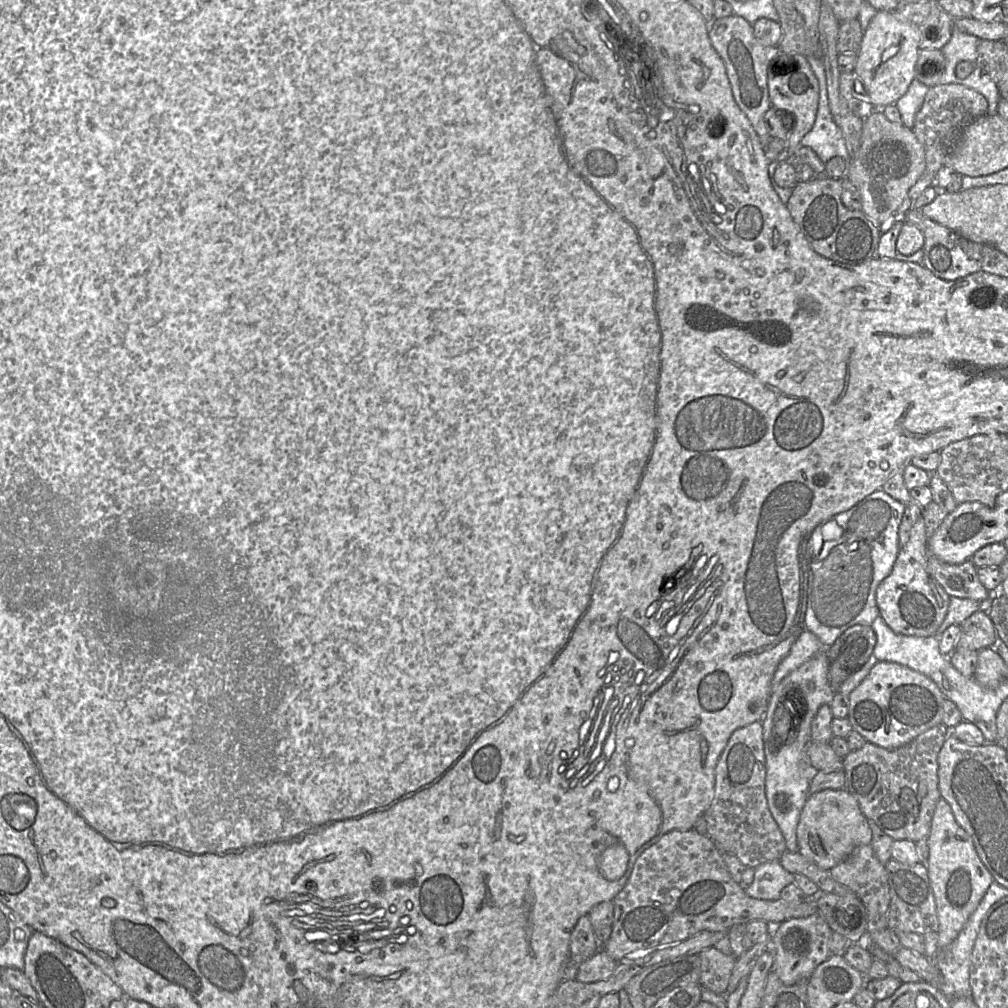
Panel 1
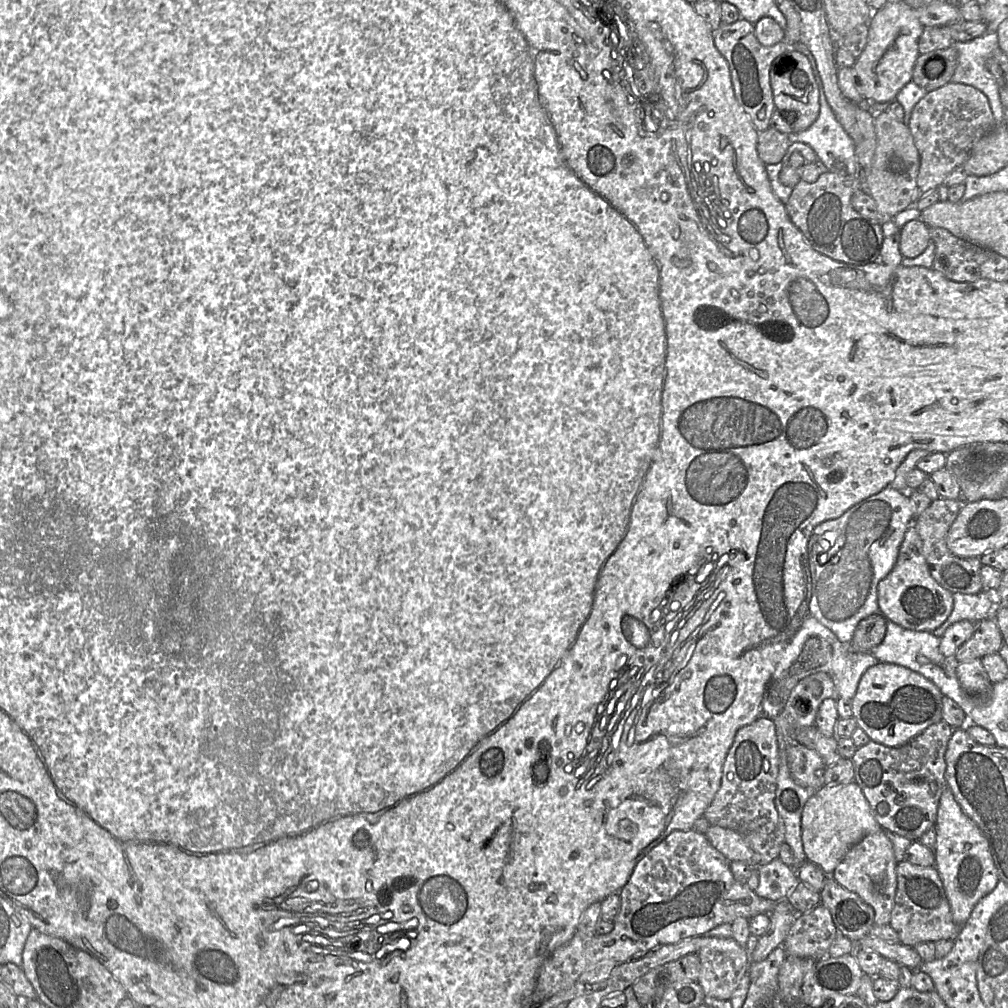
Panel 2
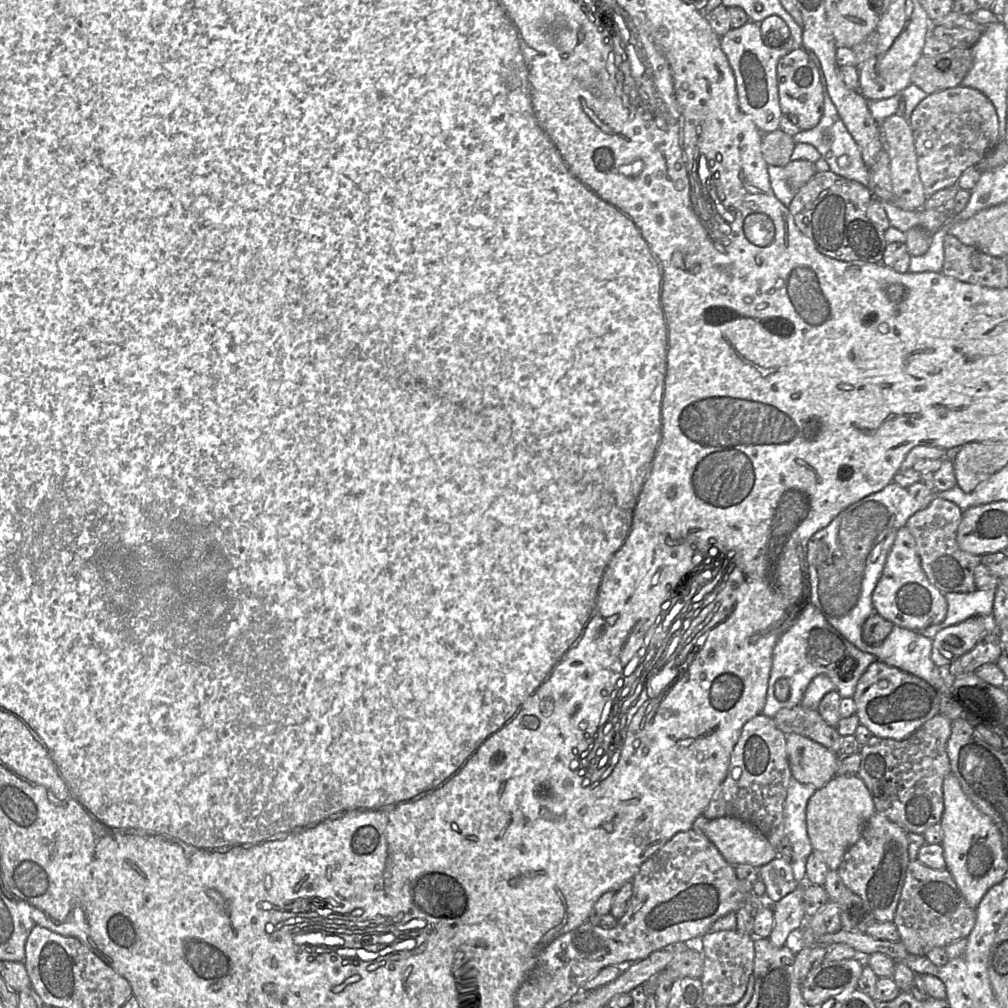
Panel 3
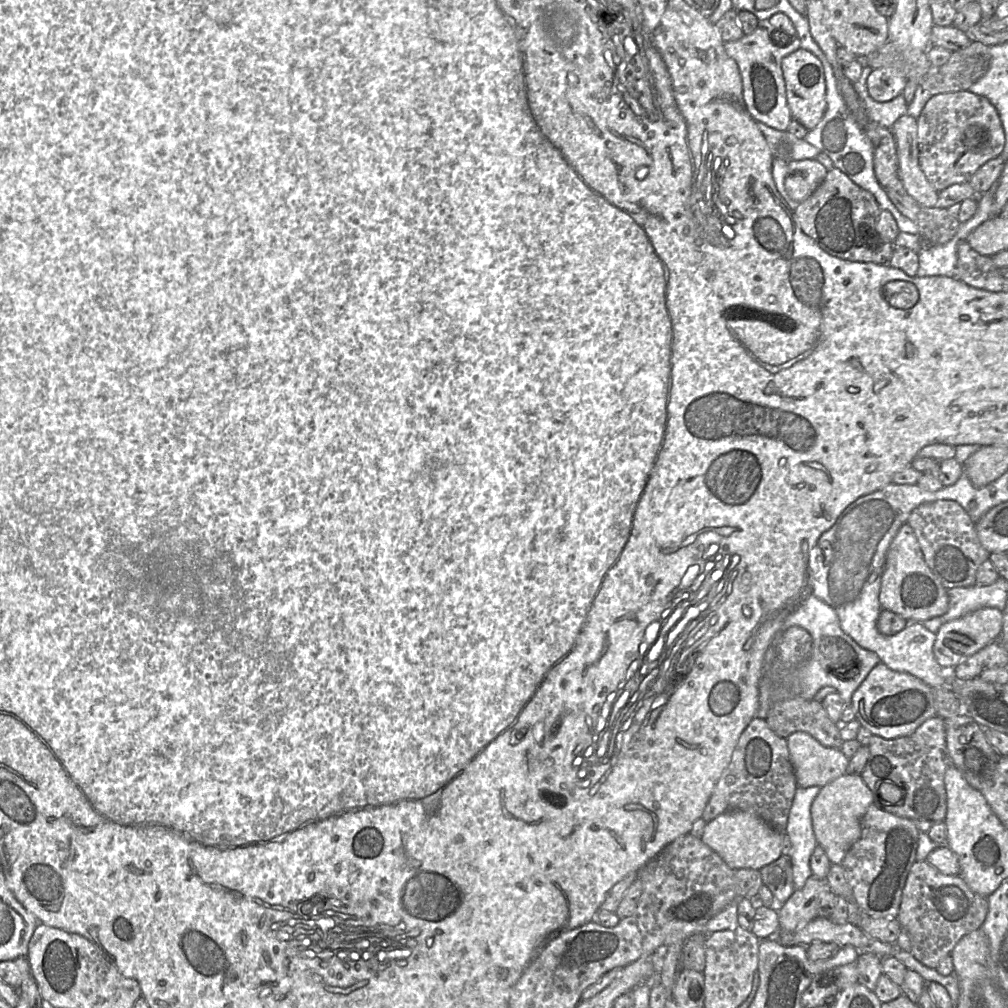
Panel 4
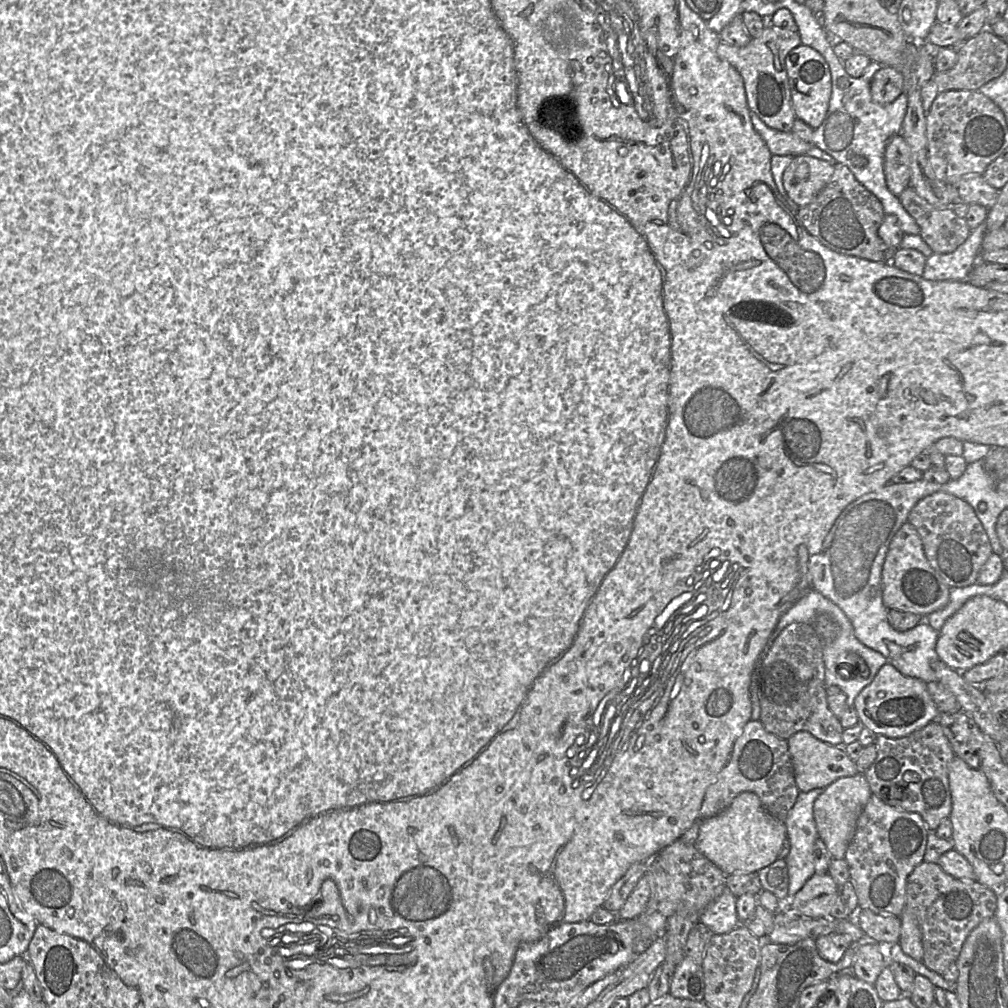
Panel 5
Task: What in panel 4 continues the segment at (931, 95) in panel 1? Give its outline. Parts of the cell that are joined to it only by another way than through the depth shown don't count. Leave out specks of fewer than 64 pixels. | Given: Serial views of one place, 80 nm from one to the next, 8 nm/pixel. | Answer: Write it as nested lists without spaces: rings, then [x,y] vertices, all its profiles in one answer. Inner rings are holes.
[[[968,90],[932,95],[916,121],[919,165],[937,192],[952,184],[968,182],[984,163],[999,156],[1004,147],[1003,127],[995,107],[984,96]]]

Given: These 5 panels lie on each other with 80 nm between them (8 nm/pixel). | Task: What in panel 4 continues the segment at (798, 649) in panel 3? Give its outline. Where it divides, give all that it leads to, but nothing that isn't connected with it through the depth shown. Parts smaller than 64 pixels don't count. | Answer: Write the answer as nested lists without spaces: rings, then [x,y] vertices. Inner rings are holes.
[[[810,594],[794,612],[783,621],[780,632],[785,632],[792,626],[804,628],[812,637],[812,652],[810,656],[791,673],[791,692],[805,699],[813,699],[816,692],[825,686],[837,690],[844,703],[852,703],[852,695],[865,680],[870,671],[881,662],[878,655],[862,648],[841,628],[839,618],[832,607]],[[851,647],[857,655],[857,664],[844,663],[845,649]]]

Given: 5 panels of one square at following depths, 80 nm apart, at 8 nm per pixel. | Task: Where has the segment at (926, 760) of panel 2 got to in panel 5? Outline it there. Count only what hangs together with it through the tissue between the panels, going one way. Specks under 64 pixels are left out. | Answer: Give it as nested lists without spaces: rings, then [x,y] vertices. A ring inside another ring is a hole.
[[[933,720],[923,728],[902,738],[889,738],[877,735],[875,740],[877,756],[864,775],[872,793],[885,804],[919,813],[930,832],[935,832],[940,823],[949,818],[952,800],[948,781],[949,764],[955,757],[953,749],[941,725]],[[898,786],[903,791],[901,800],[889,796],[889,788]]]

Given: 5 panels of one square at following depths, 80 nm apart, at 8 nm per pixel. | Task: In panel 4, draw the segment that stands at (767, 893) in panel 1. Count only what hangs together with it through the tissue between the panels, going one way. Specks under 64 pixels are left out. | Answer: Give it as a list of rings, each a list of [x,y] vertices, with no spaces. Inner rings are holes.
[[[782,855],[759,871],[762,882],[773,894],[776,905],[782,905],[794,893],[792,864],[789,856]]]

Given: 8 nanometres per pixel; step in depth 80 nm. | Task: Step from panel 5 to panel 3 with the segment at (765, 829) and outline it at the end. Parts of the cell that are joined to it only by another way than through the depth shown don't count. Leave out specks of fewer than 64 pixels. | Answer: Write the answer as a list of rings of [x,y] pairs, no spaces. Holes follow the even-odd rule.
[[[738,818],[710,820],[702,833],[732,866],[749,864],[760,868],[778,856],[777,850],[756,828]]]

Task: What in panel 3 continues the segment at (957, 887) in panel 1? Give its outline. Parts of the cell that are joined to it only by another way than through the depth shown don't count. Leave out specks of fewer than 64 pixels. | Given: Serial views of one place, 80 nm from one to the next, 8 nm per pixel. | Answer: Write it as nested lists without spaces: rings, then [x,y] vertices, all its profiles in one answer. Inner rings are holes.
[[[948,774],[943,782],[944,810],[940,820],[946,869],[952,875],[967,904],[976,909],[985,893],[1005,878],[1007,862],[1000,833],[993,820],[981,812],[962,790],[959,781]]]

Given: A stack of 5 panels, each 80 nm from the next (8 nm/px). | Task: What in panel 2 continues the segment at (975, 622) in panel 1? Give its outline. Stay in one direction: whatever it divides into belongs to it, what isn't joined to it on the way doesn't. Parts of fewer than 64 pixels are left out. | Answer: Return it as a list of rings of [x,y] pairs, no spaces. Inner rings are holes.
[[[991,617],[982,619],[977,623],[971,638],[958,648],[954,661],[961,663],[998,653],[1003,643],[1004,639],[995,619]]]

